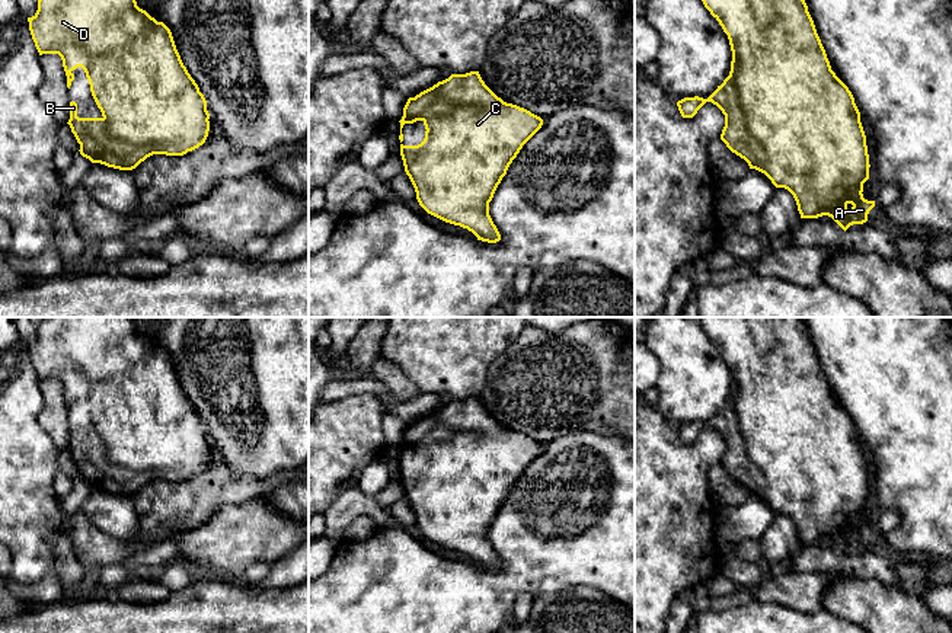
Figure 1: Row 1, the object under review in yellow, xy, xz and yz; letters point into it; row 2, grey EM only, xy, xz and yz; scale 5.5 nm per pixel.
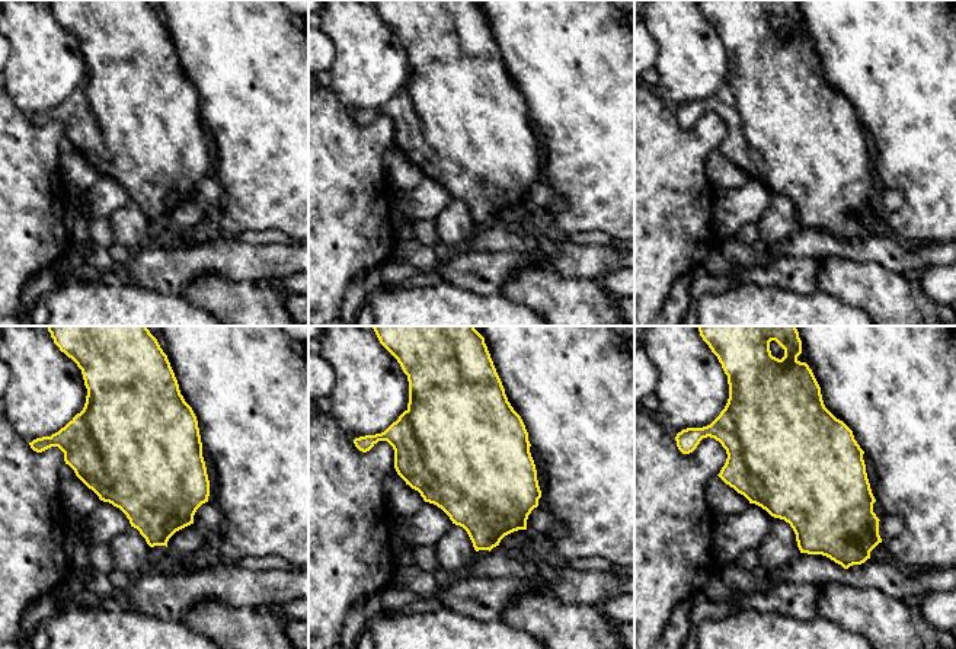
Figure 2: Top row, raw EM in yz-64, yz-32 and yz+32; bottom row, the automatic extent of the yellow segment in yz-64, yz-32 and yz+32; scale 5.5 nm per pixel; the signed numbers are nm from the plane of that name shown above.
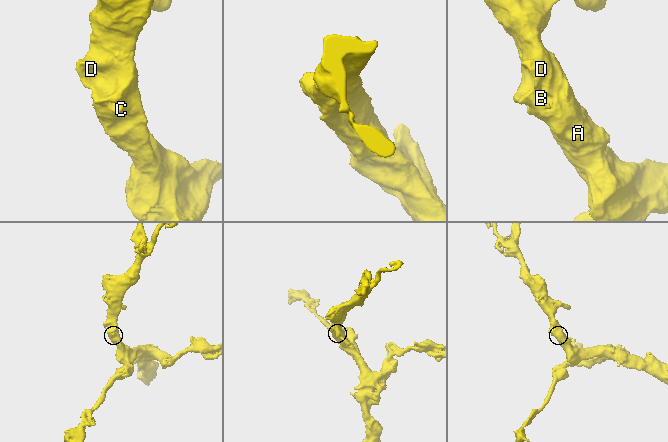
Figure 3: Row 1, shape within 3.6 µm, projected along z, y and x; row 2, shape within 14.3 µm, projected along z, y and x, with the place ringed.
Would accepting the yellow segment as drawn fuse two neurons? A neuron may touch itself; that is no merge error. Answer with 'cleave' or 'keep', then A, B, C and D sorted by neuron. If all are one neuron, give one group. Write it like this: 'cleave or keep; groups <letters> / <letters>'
keep; groups A B C D

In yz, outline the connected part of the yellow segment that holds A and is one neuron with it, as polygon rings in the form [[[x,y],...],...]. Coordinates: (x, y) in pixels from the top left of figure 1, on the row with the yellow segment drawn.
[[[702,0],[710,15],[719,22],[723,32],[728,35],[732,61],[729,76],[721,86],[707,97],[684,97],[677,102],[683,118],[693,118],[697,111],[706,103],[712,102],[725,115],[725,127],[721,140],[726,147],[744,159],[750,169],[764,173],[776,188],[788,189],[798,205],[801,218],[818,218],[822,215],[831,217],[844,231],[853,224],[863,224],[868,221],[869,211],[875,207],[875,201],[863,198],[863,183],[869,179],[869,154],[866,146],[866,135],[860,122],[860,112],[854,103],[854,97],[849,87],[831,70],[825,49],[817,33],[814,20],[808,12],[805,0]]]

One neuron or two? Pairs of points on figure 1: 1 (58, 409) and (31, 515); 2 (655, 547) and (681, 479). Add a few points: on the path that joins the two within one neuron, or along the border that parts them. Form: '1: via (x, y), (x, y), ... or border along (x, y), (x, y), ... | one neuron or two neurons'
1: border along (42, 403), (38, 412), (38, 425), (58, 448) | two neurons
2: via (655, 530), (655, 505), (664, 496) | one neuron

